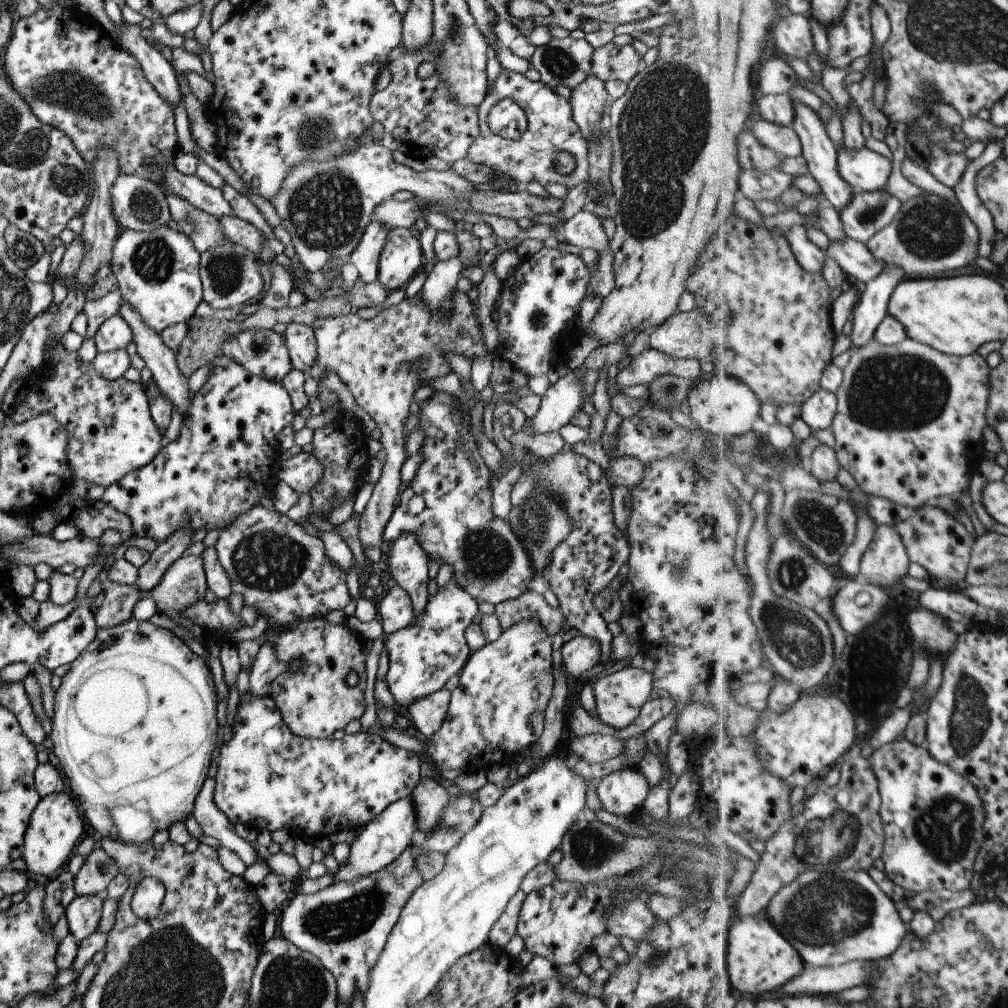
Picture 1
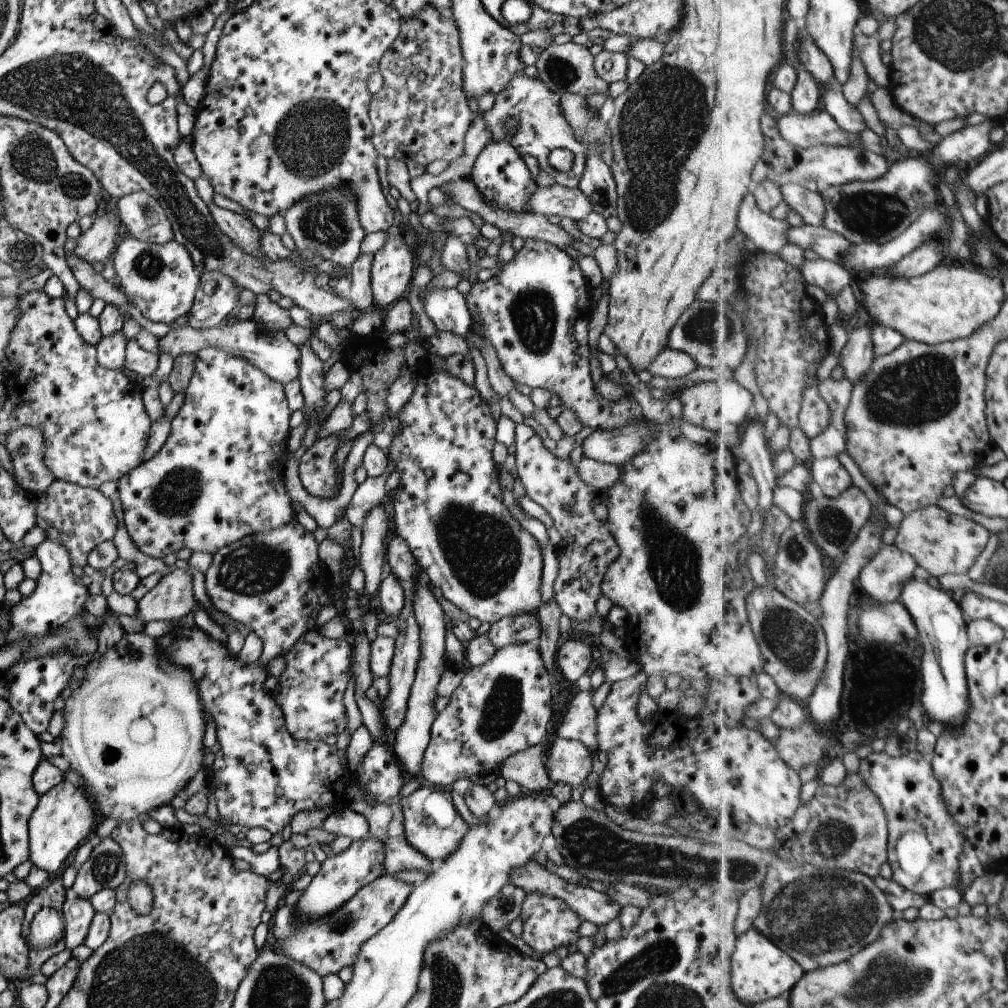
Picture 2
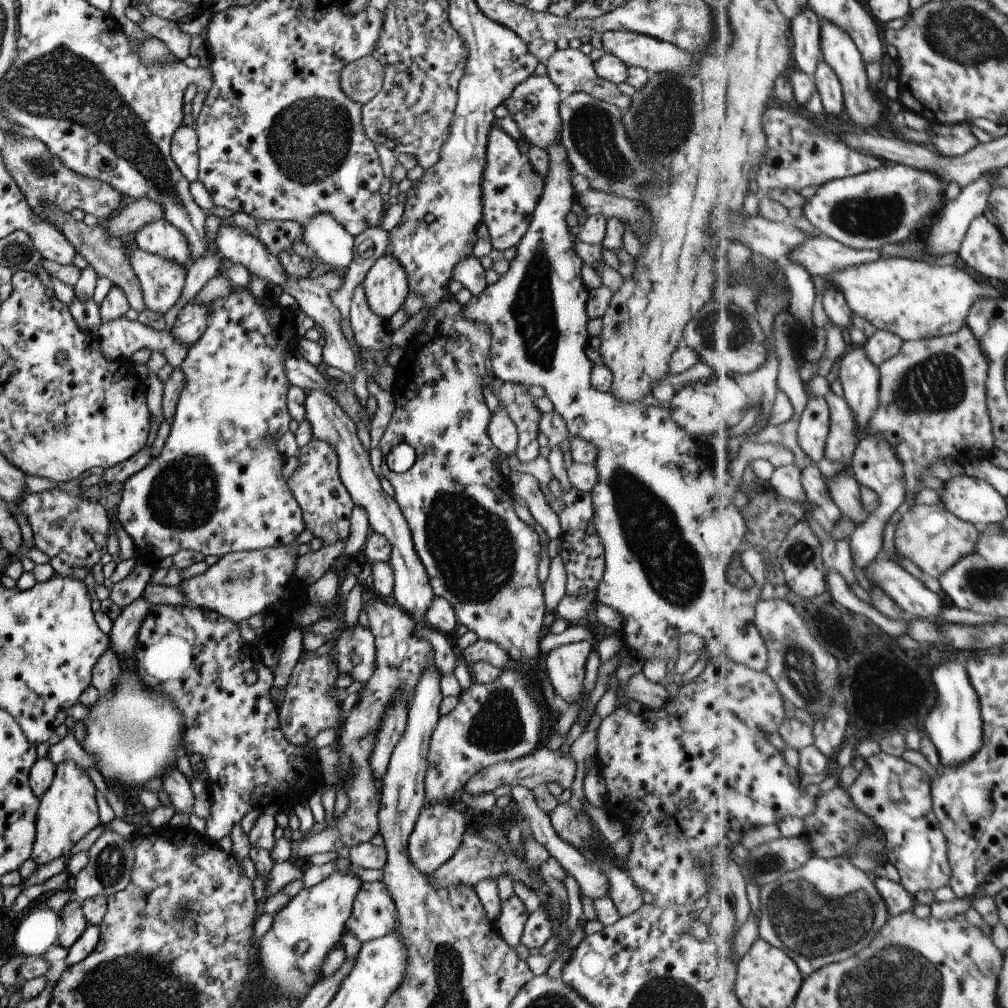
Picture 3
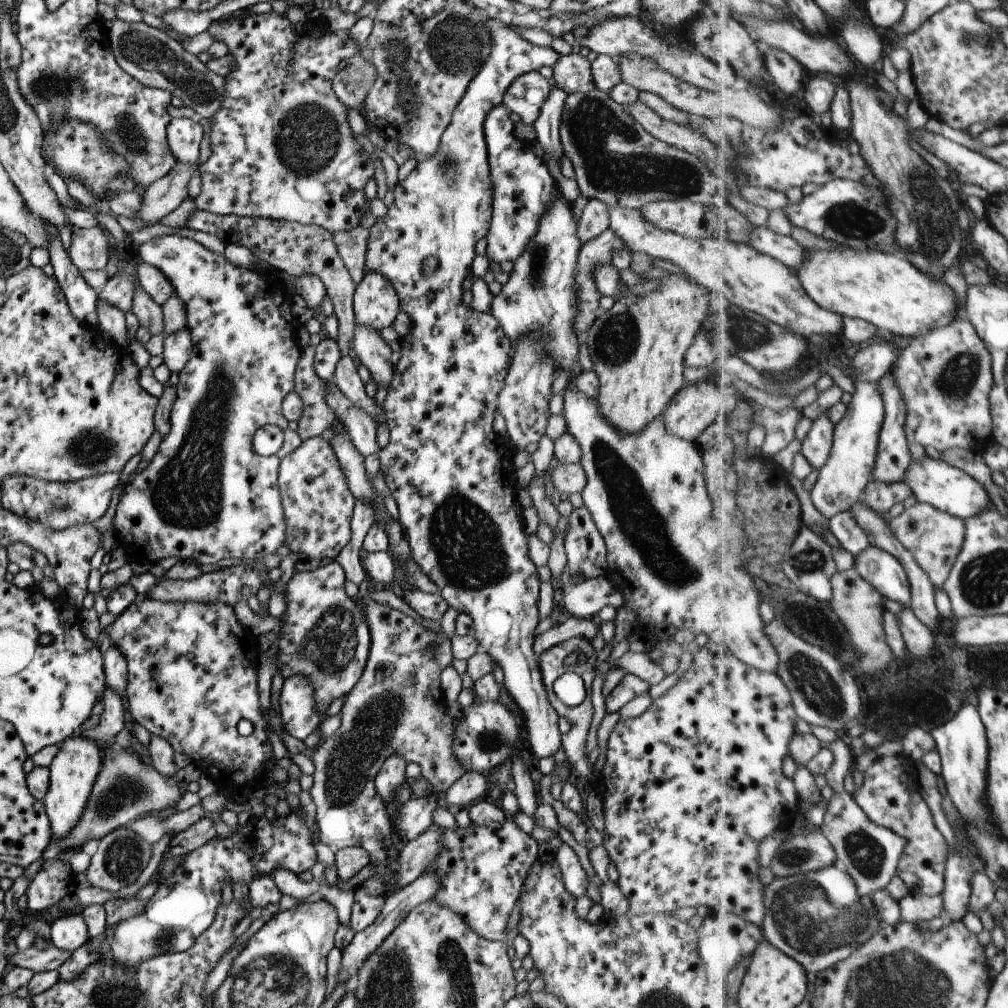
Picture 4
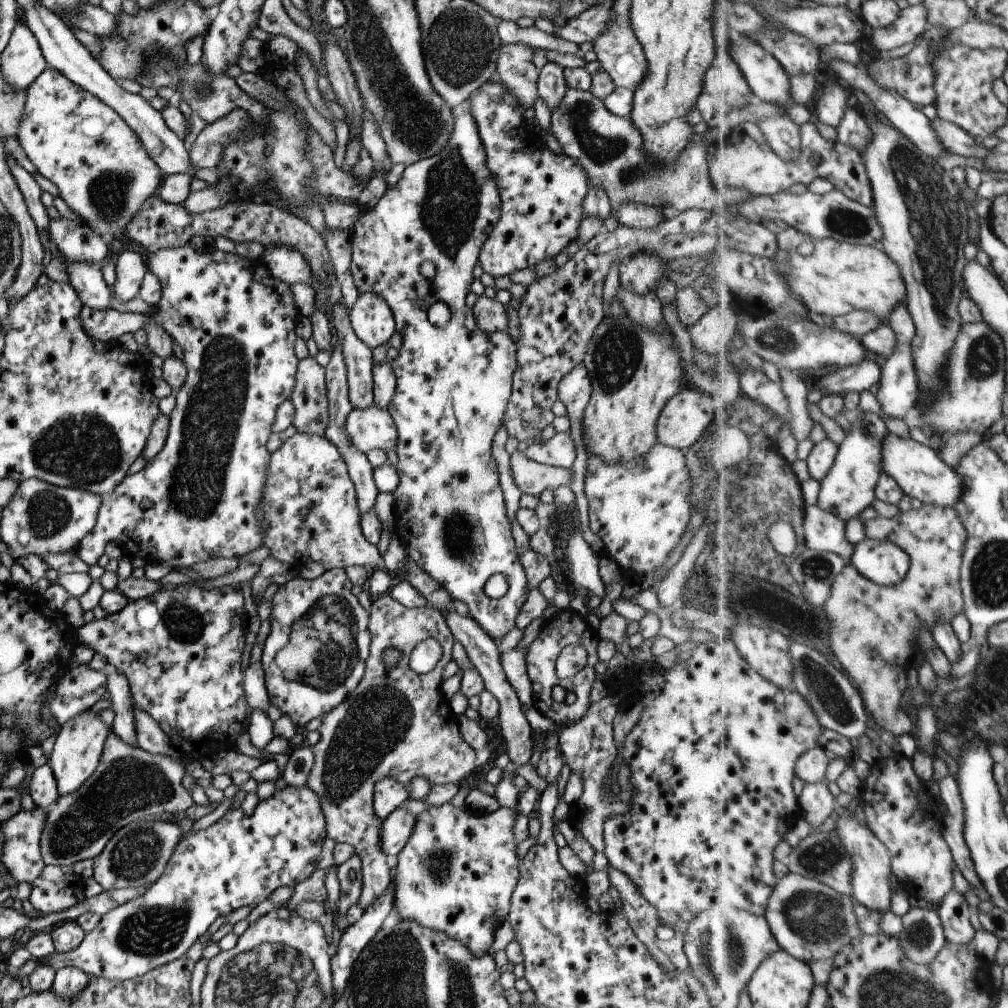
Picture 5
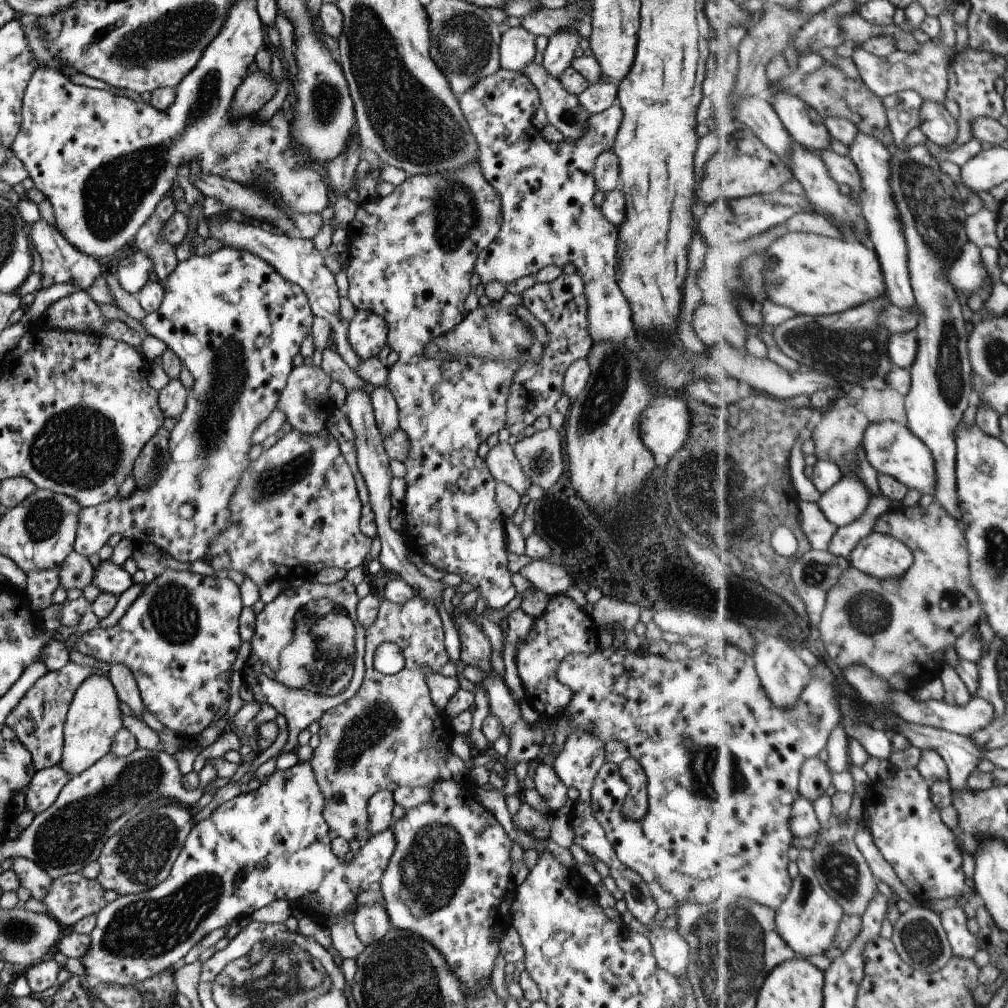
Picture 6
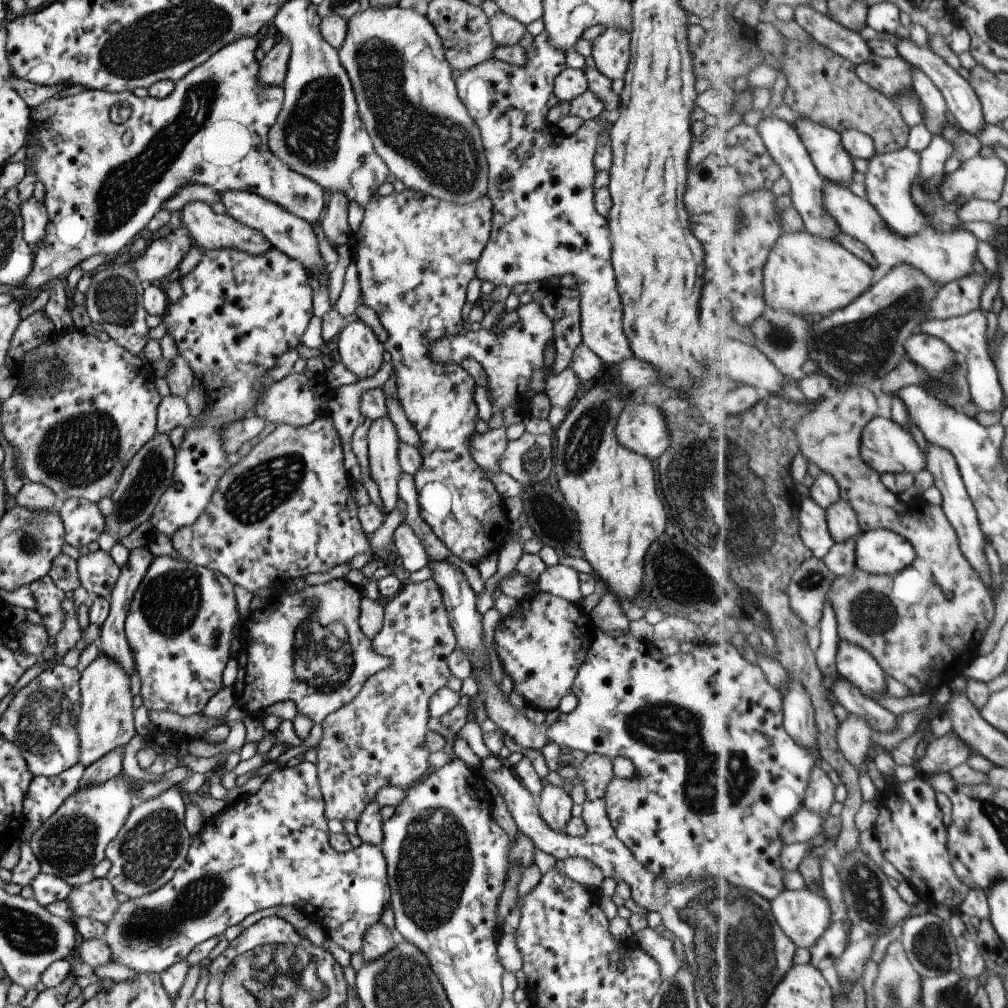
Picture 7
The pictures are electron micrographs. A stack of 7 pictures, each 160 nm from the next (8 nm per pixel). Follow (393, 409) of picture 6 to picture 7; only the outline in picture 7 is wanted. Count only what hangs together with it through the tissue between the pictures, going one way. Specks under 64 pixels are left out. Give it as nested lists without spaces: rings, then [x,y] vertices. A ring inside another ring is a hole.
[[[389,418],[371,421],[367,433],[367,462],[385,516],[396,508],[398,499],[397,478],[402,473],[397,460],[398,442],[394,424]]]

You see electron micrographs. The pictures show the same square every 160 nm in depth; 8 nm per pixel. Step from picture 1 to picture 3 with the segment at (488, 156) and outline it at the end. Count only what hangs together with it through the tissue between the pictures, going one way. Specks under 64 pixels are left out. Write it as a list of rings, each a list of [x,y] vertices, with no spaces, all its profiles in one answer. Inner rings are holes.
[[[532,73],[510,92],[509,98],[503,102],[510,117],[516,122],[521,139],[529,145],[547,150],[550,144],[556,145],[560,140],[560,107],[561,95],[549,77]]]

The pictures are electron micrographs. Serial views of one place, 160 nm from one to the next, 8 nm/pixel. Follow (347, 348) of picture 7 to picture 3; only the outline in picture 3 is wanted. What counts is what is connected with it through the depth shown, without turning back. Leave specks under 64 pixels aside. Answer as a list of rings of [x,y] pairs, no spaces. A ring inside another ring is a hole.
[[[389,255],[373,261],[361,286],[369,310],[385,320],[402,306],[408,293],[405,273]]]

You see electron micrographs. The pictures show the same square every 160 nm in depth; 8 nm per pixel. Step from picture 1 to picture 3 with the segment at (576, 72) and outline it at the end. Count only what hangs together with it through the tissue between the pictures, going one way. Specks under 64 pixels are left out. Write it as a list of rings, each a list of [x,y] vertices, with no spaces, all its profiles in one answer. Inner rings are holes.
[[[555,49],[544,66],[549,80],[562,97],[581,91],[616,106],[621,112],[629,106],[630,96],[619,92],[613,83],[599,78],[589,55],[581,53],[579,49]]]

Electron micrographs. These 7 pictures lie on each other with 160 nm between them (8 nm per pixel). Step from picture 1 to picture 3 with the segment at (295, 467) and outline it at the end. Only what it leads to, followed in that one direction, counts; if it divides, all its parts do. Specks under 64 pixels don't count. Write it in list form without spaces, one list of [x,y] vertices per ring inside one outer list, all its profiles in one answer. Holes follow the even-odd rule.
[[[315,438],[300,446],[297,452],[297,466],[286,480],[300,510],[304,529],[322,542],[322,547],[336,541],[343,542],[349,533],[349,519],[354,506],[349,493],[341,484],[338,475],[336,452],[330,444]]]

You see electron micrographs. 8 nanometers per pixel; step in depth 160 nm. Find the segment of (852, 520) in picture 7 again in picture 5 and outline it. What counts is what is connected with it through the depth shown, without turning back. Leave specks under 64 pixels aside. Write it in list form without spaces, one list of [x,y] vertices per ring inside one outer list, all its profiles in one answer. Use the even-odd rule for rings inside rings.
[[[859,410],[857,419],[839,446],[840,452],[837,454],[836,464],[833,464],[832,472],[829,472],[825,480],[821,480],[821,493],[818,499],[820,508],[848,522],[859,516],[863,510],[867,510],[875,502],[875,498],[877,499],[875,490],[885,472],[882,445],[889,434],[885,426],[887,424],[877,414]]]

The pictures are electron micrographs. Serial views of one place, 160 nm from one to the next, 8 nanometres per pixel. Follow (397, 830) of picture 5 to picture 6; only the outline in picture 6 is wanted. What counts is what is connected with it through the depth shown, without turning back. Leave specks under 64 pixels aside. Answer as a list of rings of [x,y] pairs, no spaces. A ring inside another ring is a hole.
[[[297,761],[295,765],[285,770],[274,770],[265,781],[261,782],[259,787],[254,791],[247,791],[246,793],[239,793],[239,795],[223,802],[216,807],[208,818],[194,823],[193,828],[186,836],[183,848],[179,851],[177,858],[173,861],[172,867],[169,871],[169,876],[162,880],[157,886],[149,890],[133,893],[128,895],[121,895],[116,897],[112,902],[105,903],[103,908],[95,915],[96,923],[93,930],[90,932],[90,945],[85,956],[82,956],[79,961],[83,964],[85,972],[93,978],[98,978],[101,983],[118,984],[119,986],[127,986],[135,983],[140,983],[142,980],[158,975],[161,971],[176,966],[181,959],[193,946],[198,943],[201,938],[208,935],[211,931],[224,928],[227,929],[231,922],[235,922],[241,916],[249,917],[253,911],[259,910],[262,906],[273,901],[299,900],[303,896],[313,894],[315,902],[319,902],[319,912],[323,916],[331,916],[335,910],[335,923],[340,919],[351,921],[354,910],[357,908],[355,898],[357,892],[368,890],[372,887],[378,887],[381,875],[386,867],[388,858],[394,849],[394,838],[392,831],[389,829],[369,837],[365,842],[360,843],[360,847],[353,855],[351,860],[337,858],[330,849],[330,840],[327,836],[328,828],[322,817],[323,796],[319,792],[318,784],[316,783],[310,761]]]

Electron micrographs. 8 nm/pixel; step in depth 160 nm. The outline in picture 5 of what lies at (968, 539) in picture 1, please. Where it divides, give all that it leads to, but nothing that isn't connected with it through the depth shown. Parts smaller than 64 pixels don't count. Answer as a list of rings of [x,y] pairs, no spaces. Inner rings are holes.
[[[923,504],[918,510],[900,512],[892,519],[877,517],[865,521],[866,538],[879,539],[897,544],[910,558],[908,576],[897,586],[881,586],[868,580],[859,570],[848,563],[837,576],[829,601],[824,605],[825,614],[831,622],[831,648],[849,677],[864,693],[866,708],[876,724],[883,726],[887,733],[895,737],[911,734],[913,720],[903,708],[901,698],[907,685],[907,672],[911,669],[911,644],[919,638],[921,628],[931,628],[935,622],[953,622],[957,614],[965,613],[964,593],[961,590],[961,564],[964,560],[965,544],[968,543],[968,530],[961,521],[956,508],[943,508],[937,504]]]

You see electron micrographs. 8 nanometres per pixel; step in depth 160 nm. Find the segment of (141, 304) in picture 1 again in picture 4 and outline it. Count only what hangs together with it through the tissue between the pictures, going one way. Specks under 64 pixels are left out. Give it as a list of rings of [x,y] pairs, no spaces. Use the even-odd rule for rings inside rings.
[[[137,260],[134,274],[138,286],[149,295],[155,304],[160,306],[167,298],[174,295],[173,287],[170,281],[164,278],[164,274],[143,261]]]

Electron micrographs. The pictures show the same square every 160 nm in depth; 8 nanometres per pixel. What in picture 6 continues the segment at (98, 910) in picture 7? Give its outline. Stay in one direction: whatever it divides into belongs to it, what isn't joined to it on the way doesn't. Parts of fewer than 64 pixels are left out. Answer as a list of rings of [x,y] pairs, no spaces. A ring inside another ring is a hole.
[[[73,873],[51,880],[52,883],[41,902],[47,906],[48,916],[53,917],[62,928],[71,926],[80,918],[96,915],[106,903],[103,899],[104,888],[97,879],[86,879],[81,873]]]

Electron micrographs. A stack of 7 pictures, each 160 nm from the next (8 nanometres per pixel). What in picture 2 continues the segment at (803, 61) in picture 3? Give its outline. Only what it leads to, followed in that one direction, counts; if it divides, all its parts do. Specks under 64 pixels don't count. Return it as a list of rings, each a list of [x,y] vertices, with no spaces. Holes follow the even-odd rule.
[[[799,63],[797,87],[791,96],[793,98],[793,110],[799,116],[813,116],[815,108],[821,102],[821,88],[811,72]]]

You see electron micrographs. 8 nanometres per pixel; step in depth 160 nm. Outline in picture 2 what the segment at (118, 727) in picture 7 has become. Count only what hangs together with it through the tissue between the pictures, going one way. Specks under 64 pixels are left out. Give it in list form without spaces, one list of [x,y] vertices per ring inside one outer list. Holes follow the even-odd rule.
[[[63,779],[57,786],[53,786],[40,796],[29,818],[28,860],[33,866],[45,871],[47,875],[57,874],[67,865],[69,857],[76,852],[87,834],[94,831],[93,824],[95,824],[95,812],[85,792]]]

